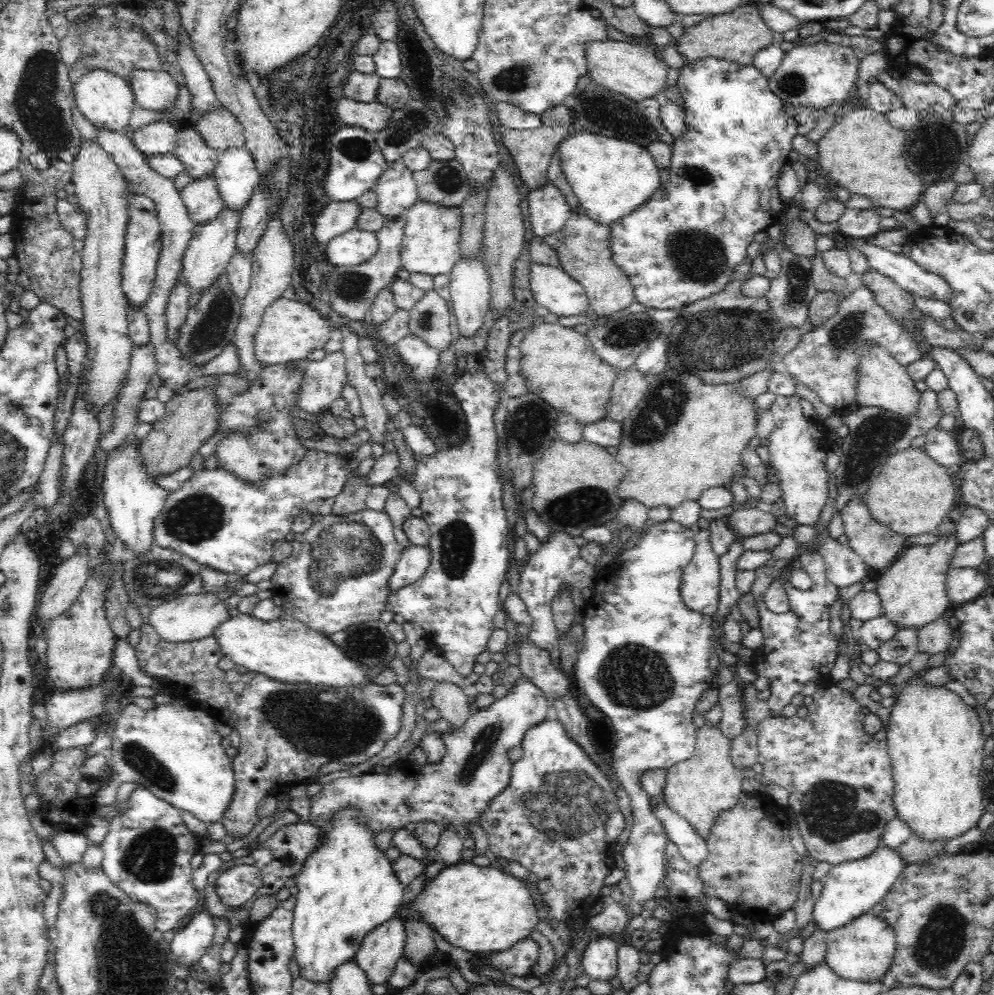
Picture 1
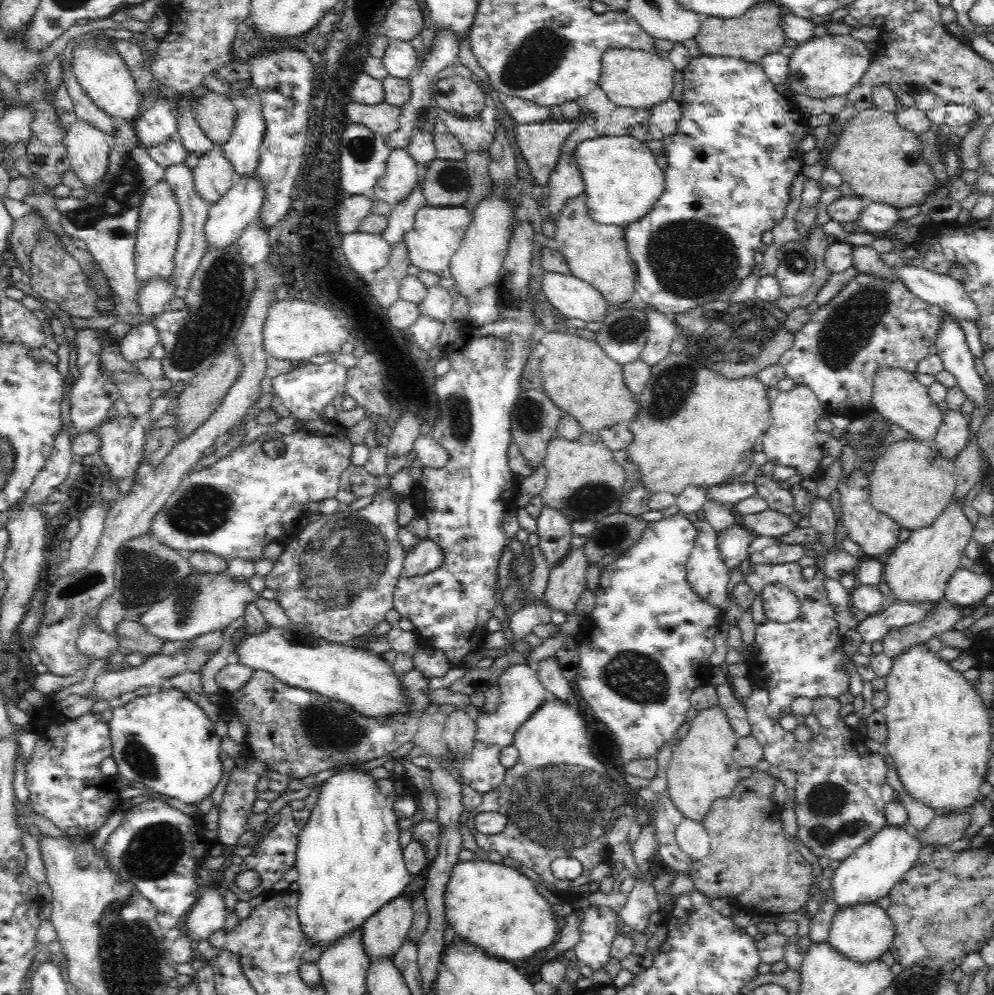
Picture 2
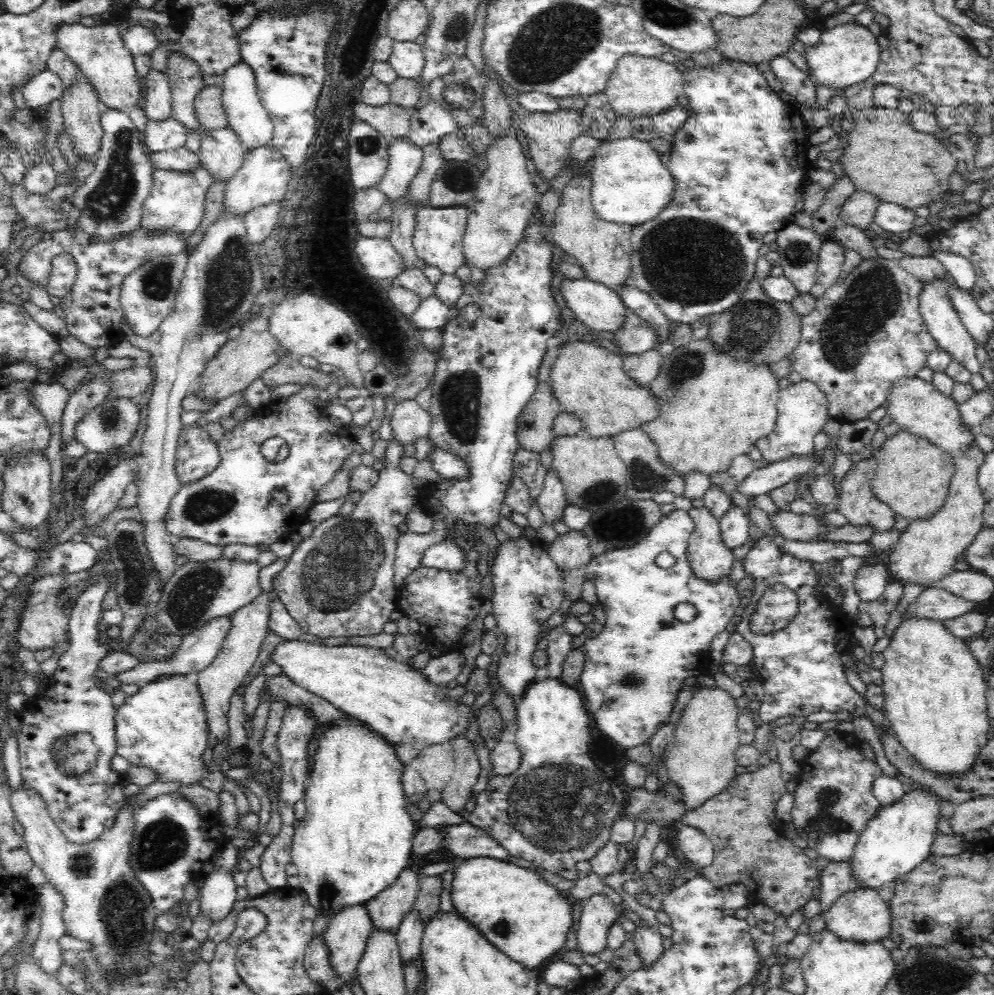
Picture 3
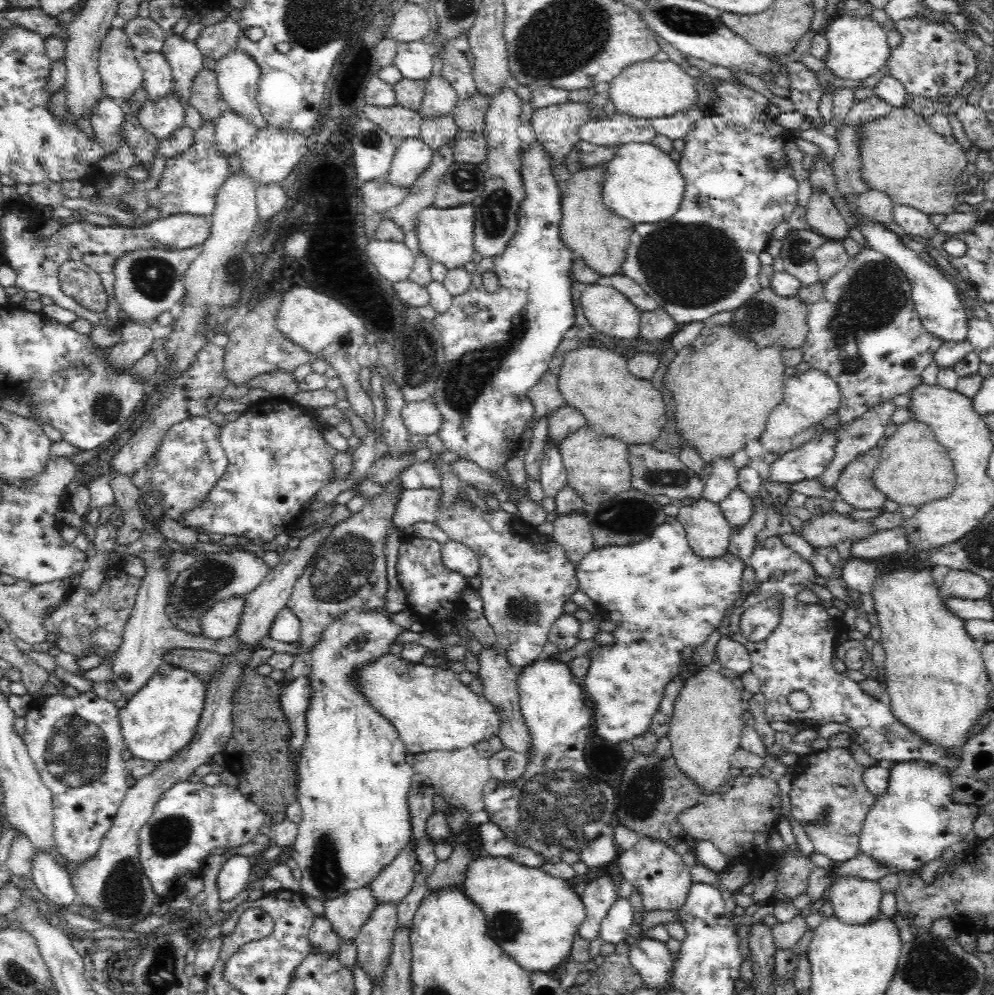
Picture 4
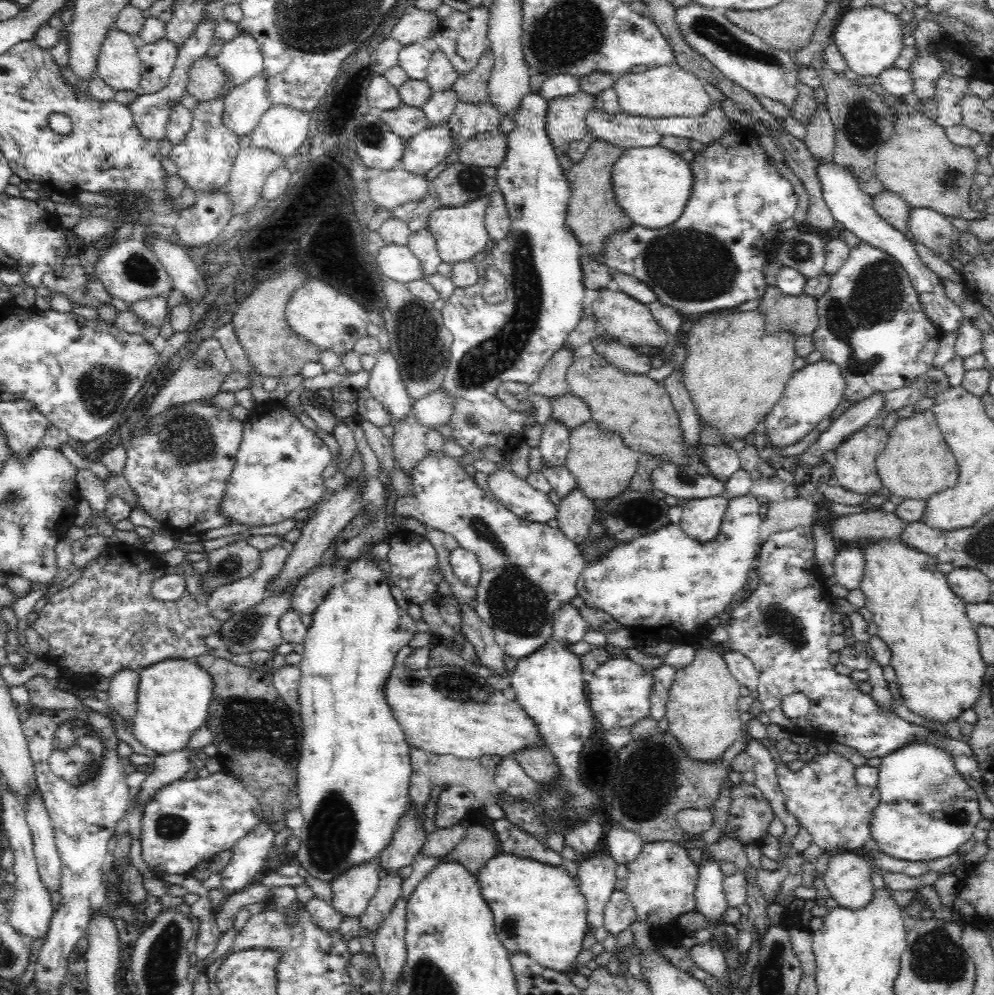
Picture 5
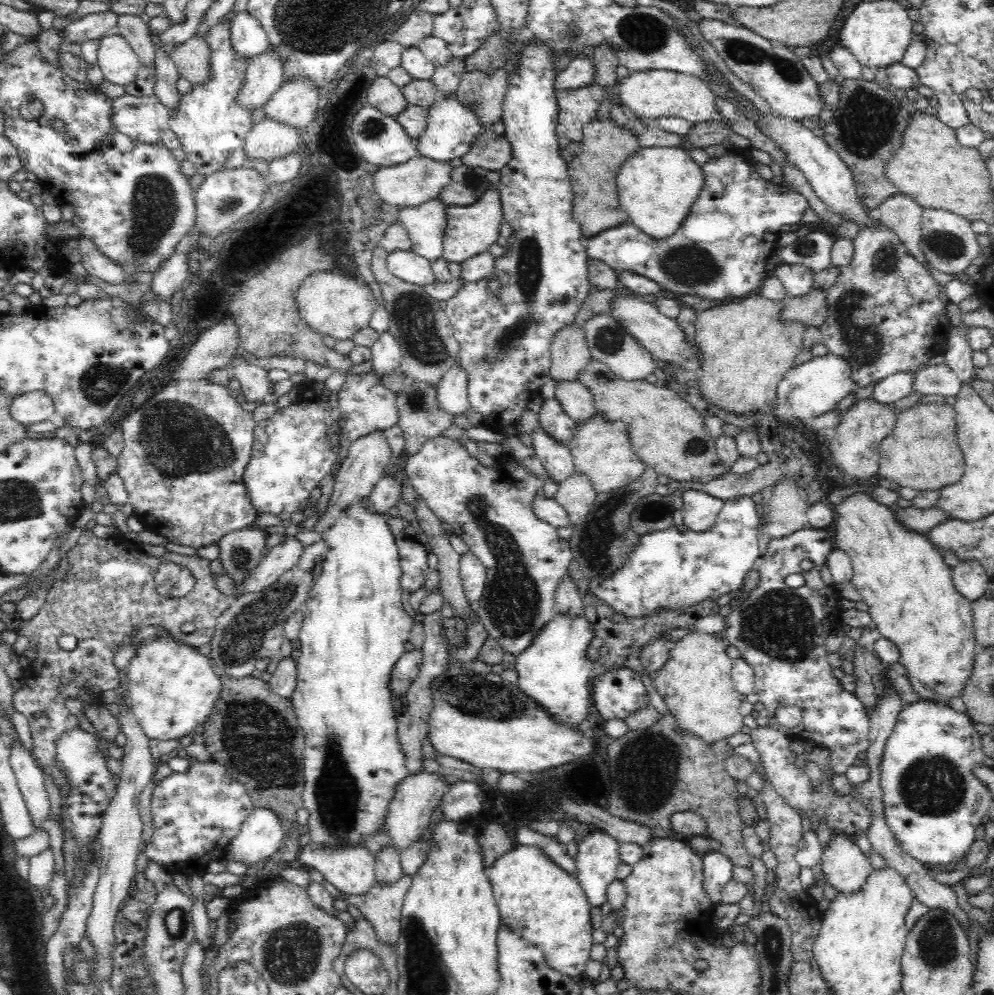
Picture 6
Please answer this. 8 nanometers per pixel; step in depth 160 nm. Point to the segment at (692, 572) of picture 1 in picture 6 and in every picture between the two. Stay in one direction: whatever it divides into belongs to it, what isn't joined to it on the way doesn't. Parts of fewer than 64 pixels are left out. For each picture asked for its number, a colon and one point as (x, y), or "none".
2: (708, 576)
3: (709, 557)
4: (708, 532)
5: (701, 517)
6: (700, 510)

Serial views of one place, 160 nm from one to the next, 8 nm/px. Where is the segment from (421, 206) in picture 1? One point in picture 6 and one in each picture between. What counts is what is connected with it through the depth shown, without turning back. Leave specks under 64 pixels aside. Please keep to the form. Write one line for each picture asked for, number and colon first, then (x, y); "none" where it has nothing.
2: (437, 232)
3: (438, 239)
4: (445, 235)
5: (460, 233)
6: (471, 230)

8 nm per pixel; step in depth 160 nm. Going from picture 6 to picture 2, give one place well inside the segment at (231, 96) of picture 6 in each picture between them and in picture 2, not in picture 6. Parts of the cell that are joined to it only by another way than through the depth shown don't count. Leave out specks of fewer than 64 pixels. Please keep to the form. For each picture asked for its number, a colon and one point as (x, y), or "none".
2: (159, 224)
3: (176, 201)
4: (190, 182)
5: (205, 157)

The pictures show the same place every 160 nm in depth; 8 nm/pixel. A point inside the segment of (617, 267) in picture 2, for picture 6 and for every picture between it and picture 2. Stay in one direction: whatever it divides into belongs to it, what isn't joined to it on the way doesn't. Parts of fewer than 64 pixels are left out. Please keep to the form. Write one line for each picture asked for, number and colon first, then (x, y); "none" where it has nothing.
3: (603, 249)
4: (587, 227)
5: (593, 214)
6: (606, 145)

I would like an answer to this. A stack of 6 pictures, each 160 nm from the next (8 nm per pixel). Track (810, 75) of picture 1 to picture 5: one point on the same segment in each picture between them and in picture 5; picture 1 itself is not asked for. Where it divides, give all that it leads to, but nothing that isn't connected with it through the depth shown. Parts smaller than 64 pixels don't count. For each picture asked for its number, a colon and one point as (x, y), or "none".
2: (831, 65)
3: (848, 53)
4: (858, 47)
5: (870, 39)

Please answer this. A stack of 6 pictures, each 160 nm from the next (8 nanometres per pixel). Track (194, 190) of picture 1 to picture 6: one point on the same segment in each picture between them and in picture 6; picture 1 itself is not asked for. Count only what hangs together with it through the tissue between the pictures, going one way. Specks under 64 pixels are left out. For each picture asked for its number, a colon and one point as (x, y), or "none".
2: (213, 175)
3: (221, 153)
4: (233, 132)
5: (245, 104)
6: (264, 74)

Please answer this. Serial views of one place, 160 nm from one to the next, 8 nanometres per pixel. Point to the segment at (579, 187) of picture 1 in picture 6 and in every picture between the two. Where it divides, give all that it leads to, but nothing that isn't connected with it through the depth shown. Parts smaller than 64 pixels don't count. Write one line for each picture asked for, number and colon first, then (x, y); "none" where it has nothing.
2: (622, 181)
3: (630, 184)
4: (643, 184)
5: (652, 185)
6: (656, 186)

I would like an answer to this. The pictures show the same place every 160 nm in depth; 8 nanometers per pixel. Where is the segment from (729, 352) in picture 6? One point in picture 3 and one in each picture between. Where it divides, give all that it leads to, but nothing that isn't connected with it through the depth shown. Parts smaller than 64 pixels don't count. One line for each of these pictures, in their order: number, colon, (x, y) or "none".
3: (712, 408)
4: (725, 388)
5: (735, 372)

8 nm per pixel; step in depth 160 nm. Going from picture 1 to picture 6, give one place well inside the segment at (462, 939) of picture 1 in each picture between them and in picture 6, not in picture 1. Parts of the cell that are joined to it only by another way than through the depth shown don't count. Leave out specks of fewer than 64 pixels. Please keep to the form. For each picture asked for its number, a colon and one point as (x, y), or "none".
2: (498, 908)
3: (518, 912)
4: (532, 915)
5: (538, 910)
6: (545, 904)

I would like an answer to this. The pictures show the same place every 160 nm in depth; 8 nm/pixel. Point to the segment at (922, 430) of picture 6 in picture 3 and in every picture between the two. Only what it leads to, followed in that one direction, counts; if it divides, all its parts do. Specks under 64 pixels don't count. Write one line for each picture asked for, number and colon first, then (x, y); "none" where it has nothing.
3: (913, 476)
4: (914, 468)
5: (916, 462)

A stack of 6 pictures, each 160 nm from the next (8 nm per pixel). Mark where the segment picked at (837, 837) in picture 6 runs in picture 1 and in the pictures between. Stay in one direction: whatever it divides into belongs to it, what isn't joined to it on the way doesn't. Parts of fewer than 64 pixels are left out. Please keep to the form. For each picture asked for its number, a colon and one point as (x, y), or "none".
1: (863, 949)
2: (863, 932)
3: (861, 915)
4: (854, 900)
5: (847, 877)

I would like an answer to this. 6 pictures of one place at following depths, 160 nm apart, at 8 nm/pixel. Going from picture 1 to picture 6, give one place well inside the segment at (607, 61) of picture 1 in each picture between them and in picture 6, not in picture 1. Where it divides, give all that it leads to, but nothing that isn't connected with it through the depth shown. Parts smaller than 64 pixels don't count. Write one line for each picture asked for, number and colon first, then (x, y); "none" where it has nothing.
2: (639, 79)
3: (638, 86)
4: (650, 89)
5: (660, 92)
6: (651, 94)

